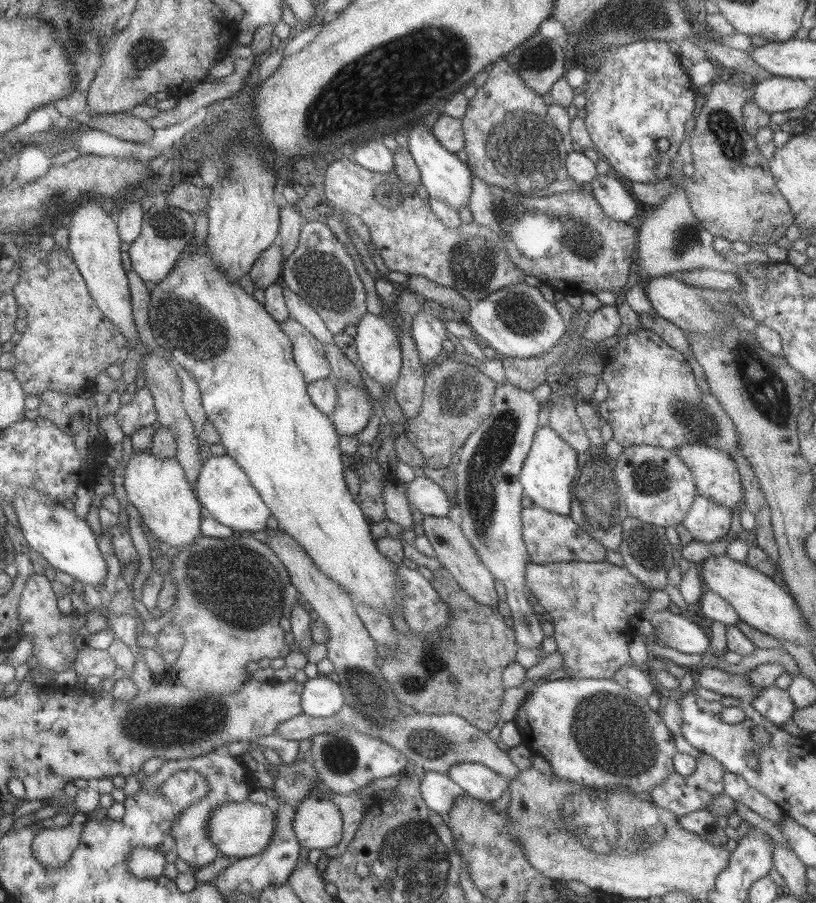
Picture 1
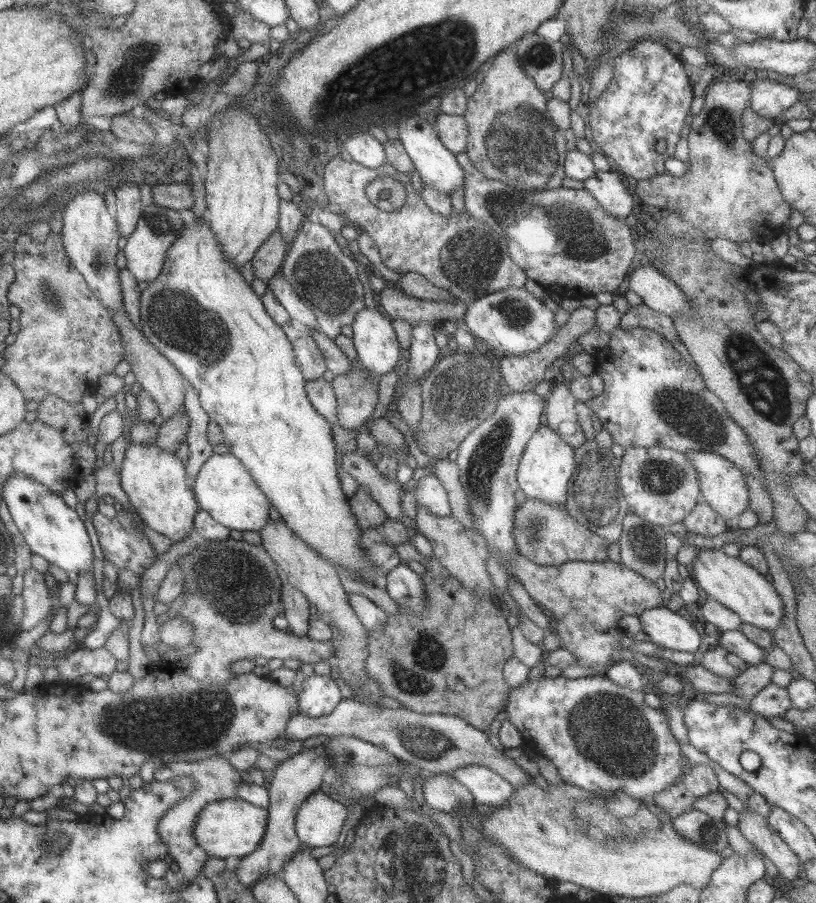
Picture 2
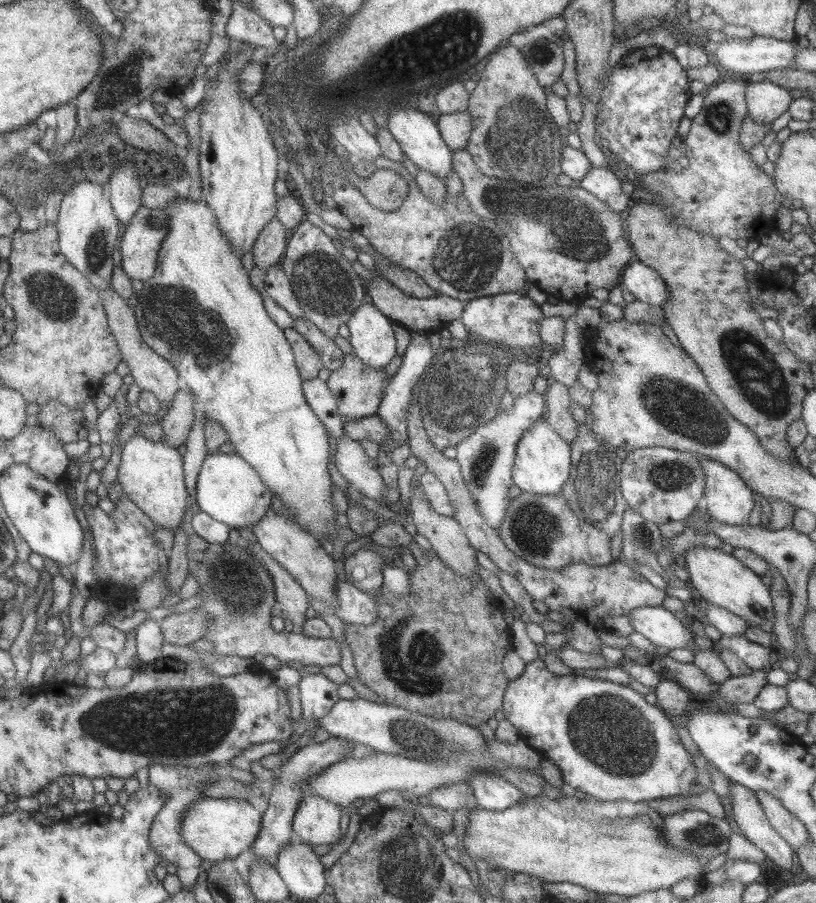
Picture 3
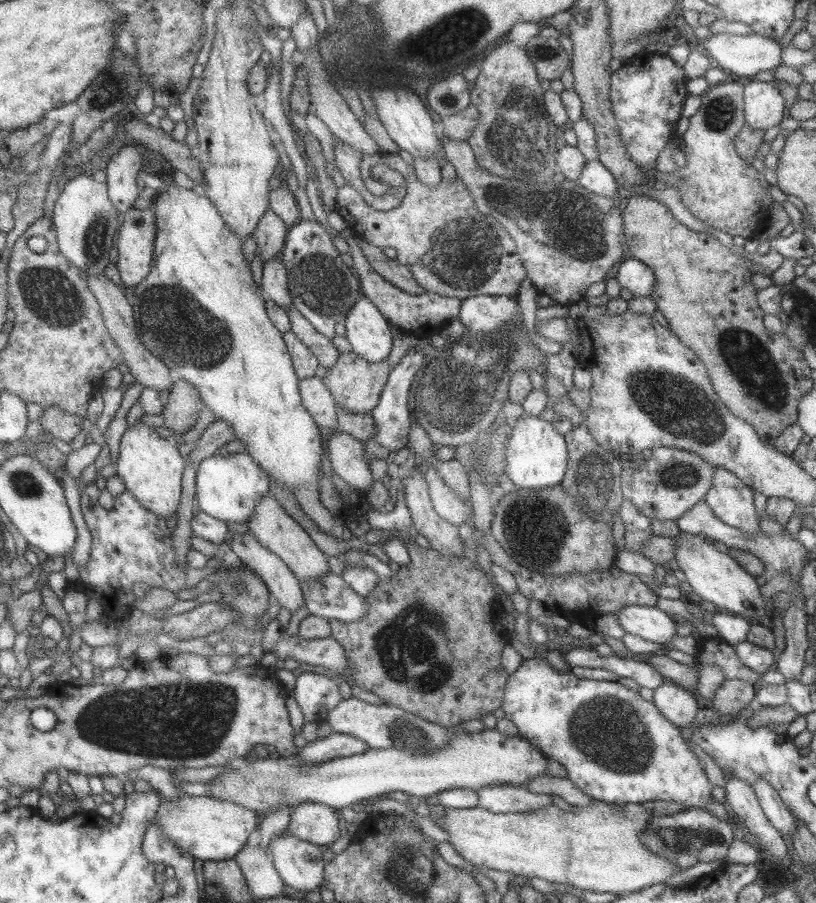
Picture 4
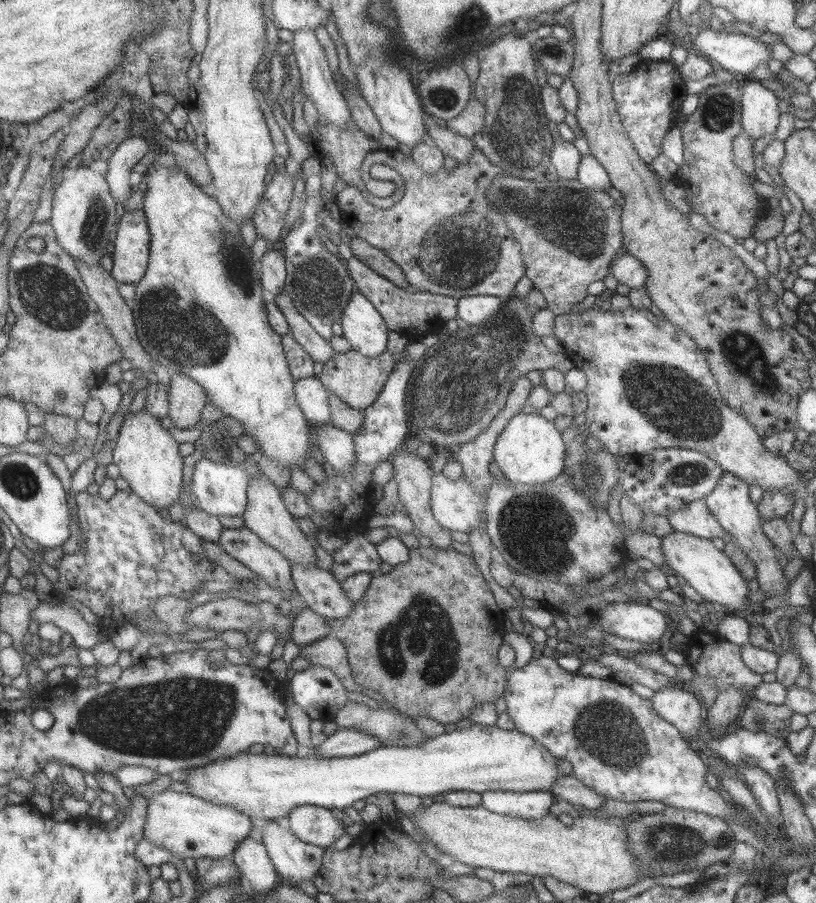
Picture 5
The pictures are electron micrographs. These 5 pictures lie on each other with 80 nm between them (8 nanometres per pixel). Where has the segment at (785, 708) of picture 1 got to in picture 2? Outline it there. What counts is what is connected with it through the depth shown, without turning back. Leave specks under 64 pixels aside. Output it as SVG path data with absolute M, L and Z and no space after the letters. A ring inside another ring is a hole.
M769 683L763 687L750 701L749 709L765 718L783 716L791 708L788 692L783 687Z

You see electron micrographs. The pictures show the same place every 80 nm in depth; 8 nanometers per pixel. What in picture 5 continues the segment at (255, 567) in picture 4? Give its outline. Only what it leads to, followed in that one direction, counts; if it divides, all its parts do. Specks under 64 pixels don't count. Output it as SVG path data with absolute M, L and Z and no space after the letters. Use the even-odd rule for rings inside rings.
M240 524L233 529L223 527L217 544L231 558L257 573L271 588L286 594L295 592L290 562L247 527Z

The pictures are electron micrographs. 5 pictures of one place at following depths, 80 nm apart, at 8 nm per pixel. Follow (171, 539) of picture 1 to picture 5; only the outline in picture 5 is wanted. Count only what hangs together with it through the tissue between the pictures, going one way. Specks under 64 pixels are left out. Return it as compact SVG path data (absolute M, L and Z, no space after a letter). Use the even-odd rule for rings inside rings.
M144 409L135 414L126 413L117 434L111 445L112 464L119 468L119 477L127 482L129 490L157 508L168 507L181 496L183 462L177 451L178 442L161 427L156 416Z

